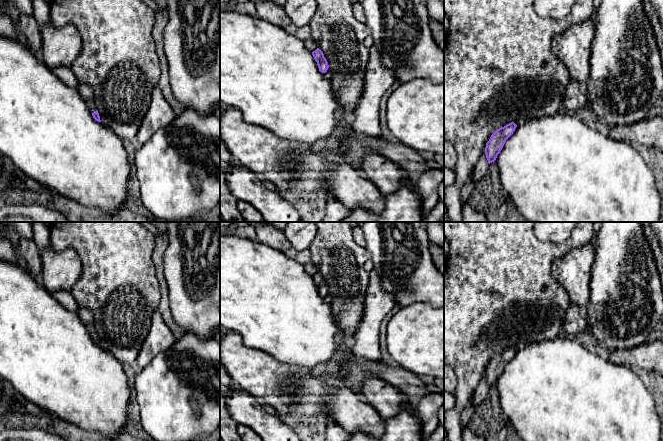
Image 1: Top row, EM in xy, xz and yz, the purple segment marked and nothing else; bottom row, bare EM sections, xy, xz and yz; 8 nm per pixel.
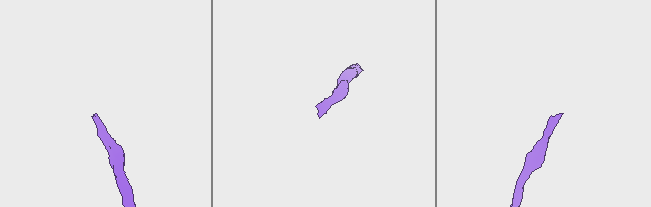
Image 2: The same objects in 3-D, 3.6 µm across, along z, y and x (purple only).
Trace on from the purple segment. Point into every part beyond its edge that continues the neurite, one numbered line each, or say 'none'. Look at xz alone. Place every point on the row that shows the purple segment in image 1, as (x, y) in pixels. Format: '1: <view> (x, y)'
none

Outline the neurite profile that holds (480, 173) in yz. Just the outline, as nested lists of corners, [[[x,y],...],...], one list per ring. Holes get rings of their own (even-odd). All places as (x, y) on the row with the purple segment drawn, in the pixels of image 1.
[[[486,144],[484,145],[484,149],[483,149],[481,157],[476,163],[473,170],[472,180],[475,184],[488,182],[489,180],[488,178],[489,163],[486,158],[485,147],[486,147]]]

